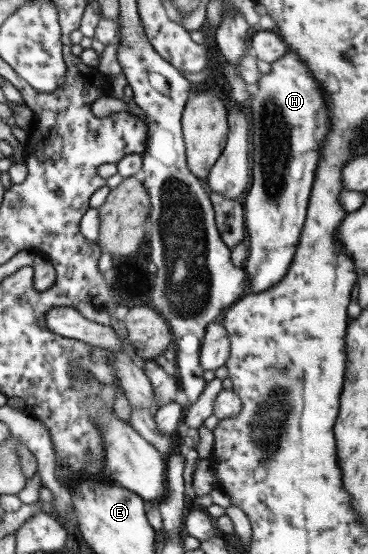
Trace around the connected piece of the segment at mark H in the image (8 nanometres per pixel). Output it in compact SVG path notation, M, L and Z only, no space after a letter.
M287 49L284 55L278 57L276 61L272 61L272 63L270 63L270 71L264 73L264 75L260 75L260 79L256 81L256 84L250 87L251 94L245 103L245 107L250 117L250 154L252 155L252 177L250 177L250 179L252 179L252 181L250 181L250 189L248 189L246 196L242 198L245 232L248 237L248 242L246 243L248 255L246 255L242 263L242 268L244 273L246 273L246 283L249 285L247 292L249 293L262 293L262 291L266 291L266 289L270 289L270 287L277 285L278 281L286 275L288 265L290 265L290 261L292 261L292 257L294 257L294 251L297 247L303 221L306 217L305 211L307 203L309 202L310 190L312 189L312 182L314 181L314 171L317 167L320 148L322 148L321 142L329 127L329 120L321 89L322 87L318 85L318 81L312 77L312 73L306 69L306 65L298 59L298 55L296 55L292 49Z

